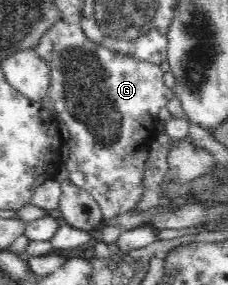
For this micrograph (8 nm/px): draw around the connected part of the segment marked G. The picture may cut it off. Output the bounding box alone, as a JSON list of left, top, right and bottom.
[34,20,175,219]

